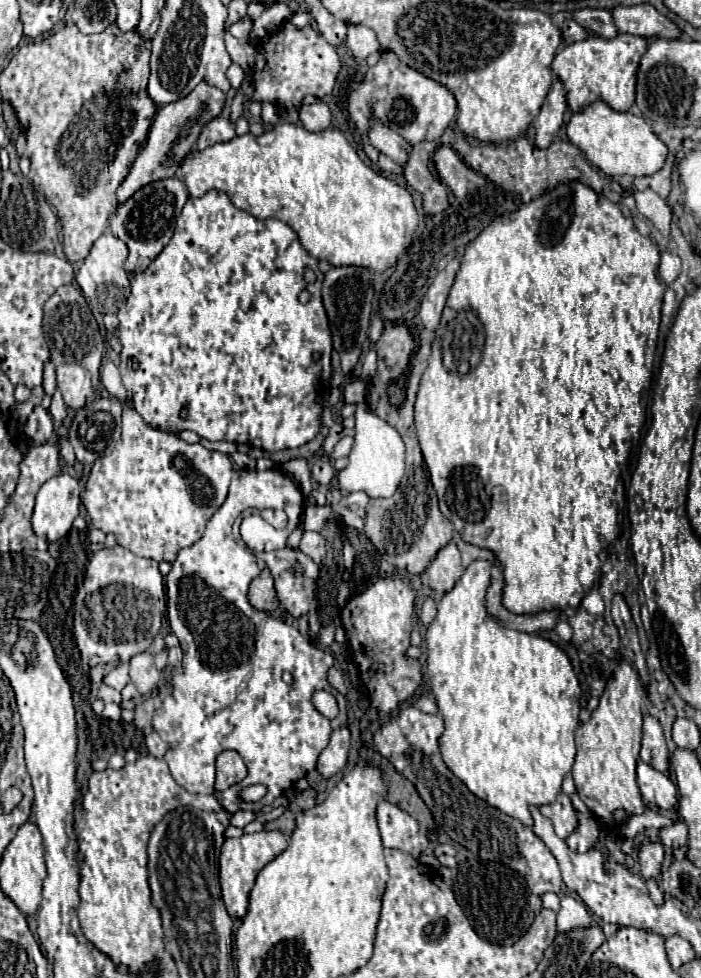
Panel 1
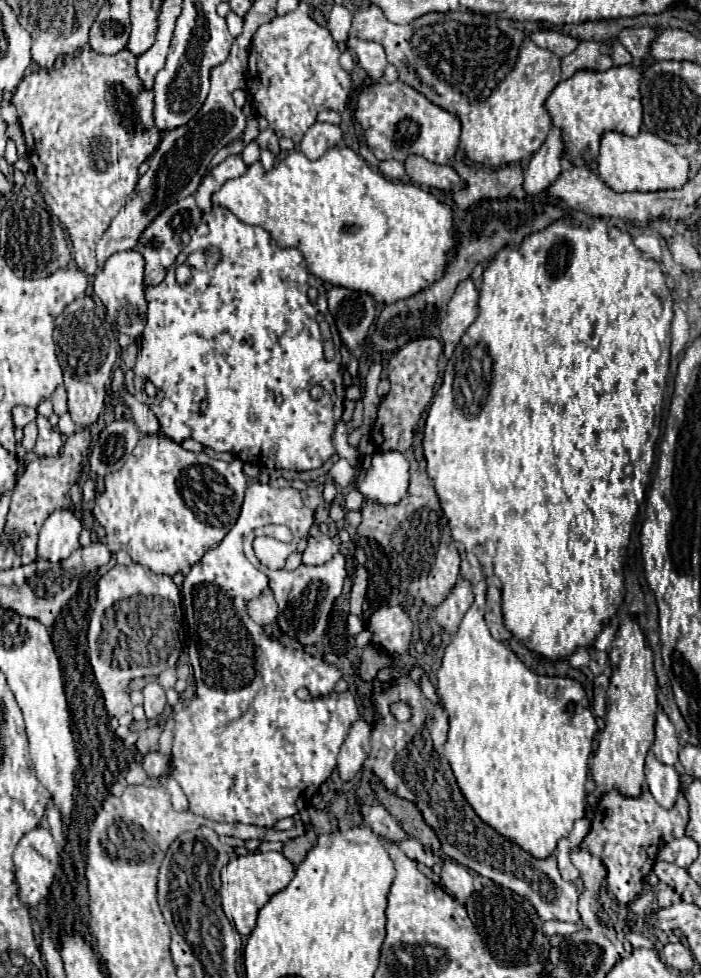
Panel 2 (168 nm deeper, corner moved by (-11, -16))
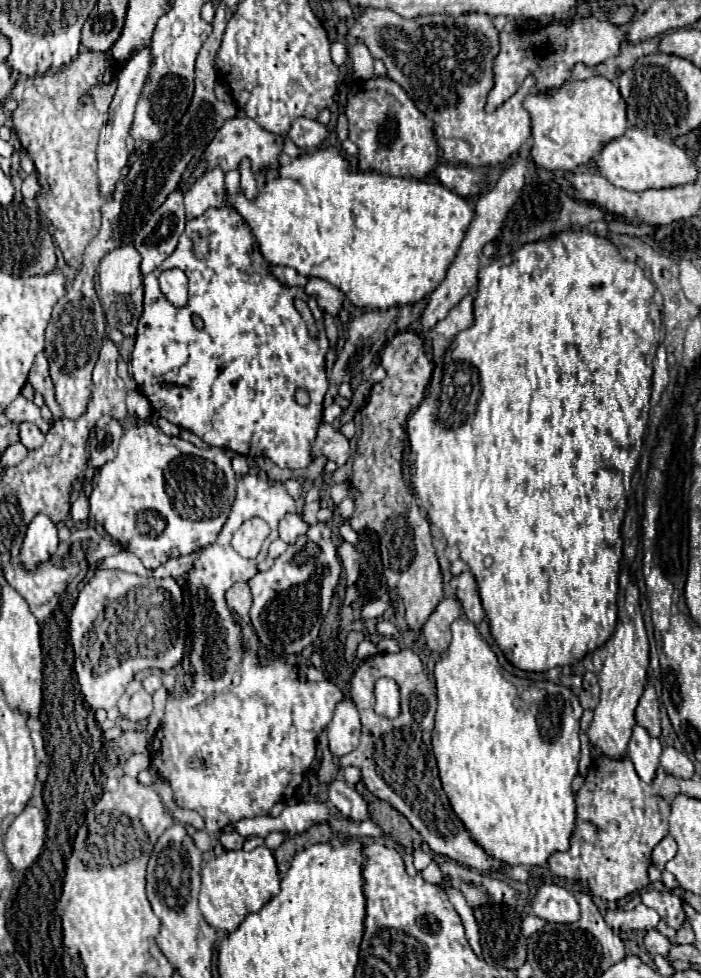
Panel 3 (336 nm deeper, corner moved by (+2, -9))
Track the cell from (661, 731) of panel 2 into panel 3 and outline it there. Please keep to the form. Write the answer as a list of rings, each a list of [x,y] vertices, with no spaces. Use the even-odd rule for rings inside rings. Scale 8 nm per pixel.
[[[652,685],[644,689],[644,695],[636,709],[636,721],[640,727],[648,731],[650,737],[660,737],[660,709]]]

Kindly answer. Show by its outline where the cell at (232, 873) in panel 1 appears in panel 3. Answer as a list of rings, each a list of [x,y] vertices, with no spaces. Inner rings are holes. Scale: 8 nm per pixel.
[[[256,847],[254,851],[224,851],[222,855],[206,861],[202,869],[200,911],[204,919],[218,931],[236,931],[244,917],[258,911],[280,891],[280,875],[274,855],[268,847]]]

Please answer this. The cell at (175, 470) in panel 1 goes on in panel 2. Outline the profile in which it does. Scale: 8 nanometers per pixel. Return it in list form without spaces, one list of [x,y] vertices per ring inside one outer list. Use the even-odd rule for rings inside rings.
[[[147,434],[141,436],[125,466],[115,474],[105,476],[105,492],[95,498],[93,516],[105,528],[107,546],[113,554],[125,550],[133,562],[147,566],[155,574],[173,576],[181,572],[187,576],[191,566],[197,564],[207,550],[217,548],[217,544],[237,522],[245,488],[247,478],[239,458],[233,462],[213,460],[205,452],[189,452],[181,448],[181,444],[169,440],[167,436]]]

